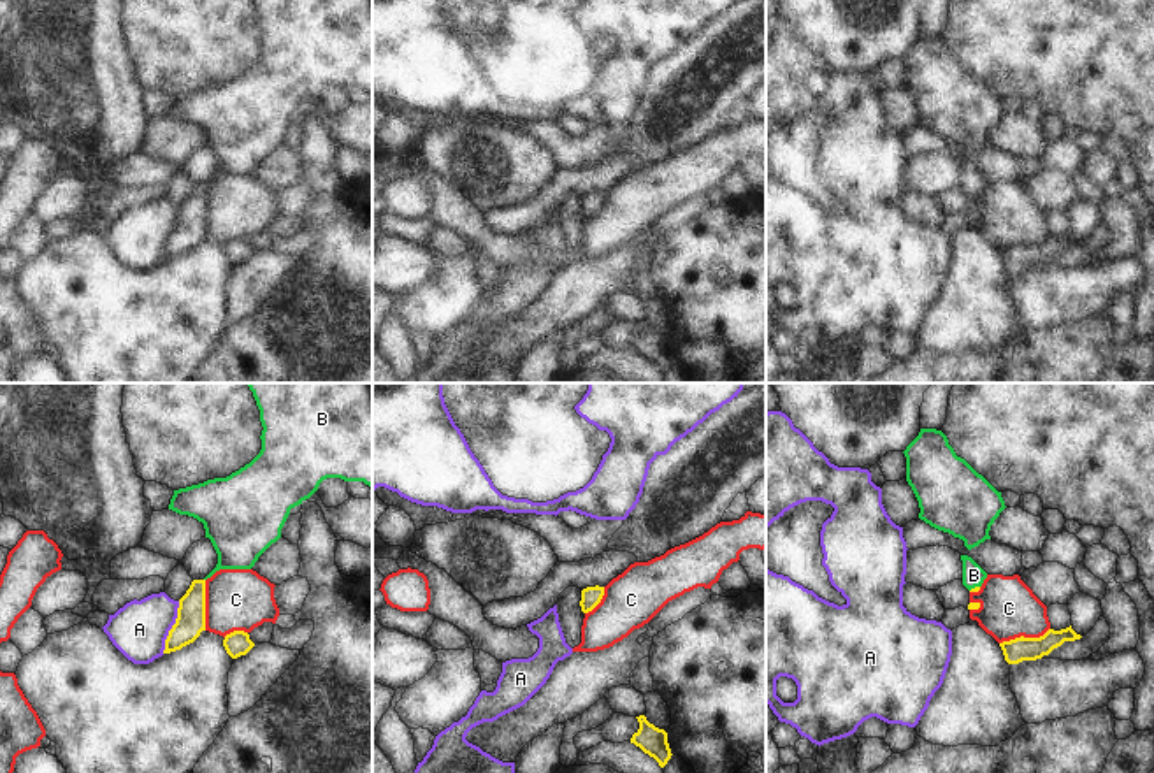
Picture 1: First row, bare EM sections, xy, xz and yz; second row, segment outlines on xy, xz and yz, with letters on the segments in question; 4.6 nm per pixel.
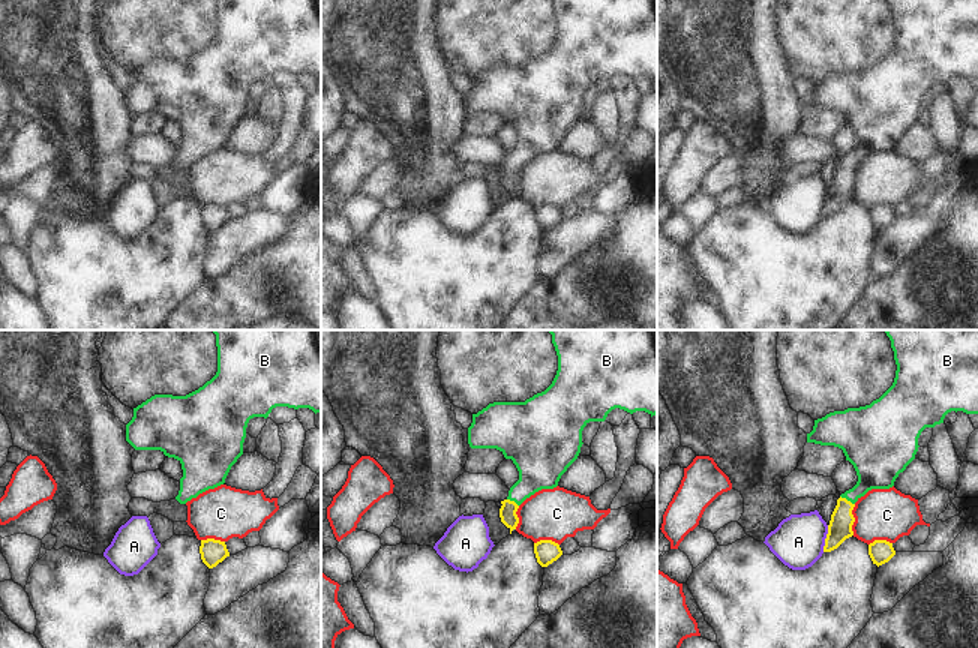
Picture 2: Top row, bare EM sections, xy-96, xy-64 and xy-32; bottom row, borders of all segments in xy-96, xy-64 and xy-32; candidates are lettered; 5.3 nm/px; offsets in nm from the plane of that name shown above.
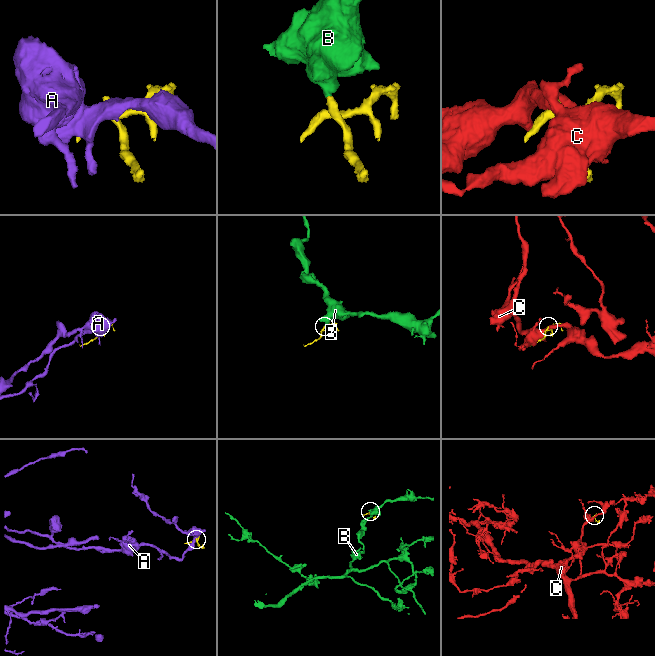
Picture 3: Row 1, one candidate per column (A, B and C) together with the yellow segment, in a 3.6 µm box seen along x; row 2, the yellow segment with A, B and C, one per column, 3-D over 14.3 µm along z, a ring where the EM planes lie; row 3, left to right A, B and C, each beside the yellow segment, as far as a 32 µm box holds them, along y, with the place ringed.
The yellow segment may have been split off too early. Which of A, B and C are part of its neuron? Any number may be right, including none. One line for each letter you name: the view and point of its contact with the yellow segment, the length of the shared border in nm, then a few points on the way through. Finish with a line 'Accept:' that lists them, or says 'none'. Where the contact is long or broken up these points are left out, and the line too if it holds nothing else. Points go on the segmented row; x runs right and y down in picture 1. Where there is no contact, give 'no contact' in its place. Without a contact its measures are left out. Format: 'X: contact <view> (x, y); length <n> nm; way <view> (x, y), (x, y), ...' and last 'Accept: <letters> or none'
B: contact yz (975, 587); length 50 nm; way yz (975, 589), (975, 587), (973, 575)
Accept: B

